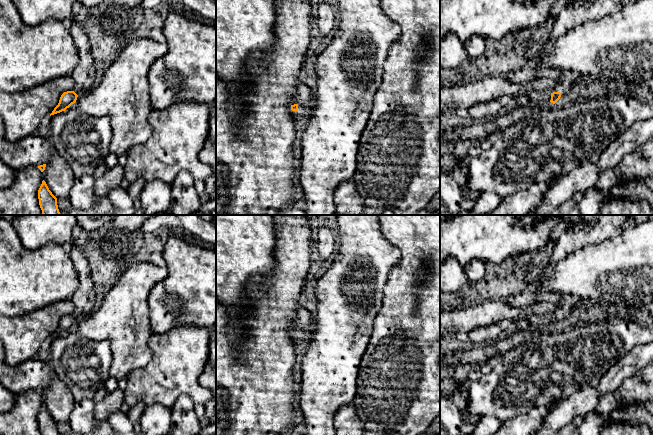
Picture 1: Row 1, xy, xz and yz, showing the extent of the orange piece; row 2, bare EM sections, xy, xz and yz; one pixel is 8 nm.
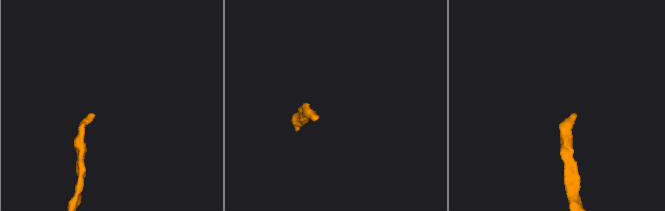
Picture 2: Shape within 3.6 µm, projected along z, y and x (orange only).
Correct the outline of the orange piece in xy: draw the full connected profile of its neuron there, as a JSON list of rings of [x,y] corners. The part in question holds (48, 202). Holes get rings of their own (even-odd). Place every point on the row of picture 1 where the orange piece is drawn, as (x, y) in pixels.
[[[44,180],[38,190],[38,199],[43,215],[60,215],[57,198],[49,190]]]

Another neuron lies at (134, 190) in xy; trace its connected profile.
[[[137,180],[126,189],[133,201],[140,199],[140,194],[146,184],[144,180]]]

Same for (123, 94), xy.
[[[147,35],[133,39],[109,66],[94,87],[77,97],[75,106],[92,116],[108,116],[112,128],[110,152],[117,156],[136,145],[145,143],[152,135],[149,117],[154,110],[150,101],[148,72],[151,65],[168,51],[164,43],[157,43]]]

